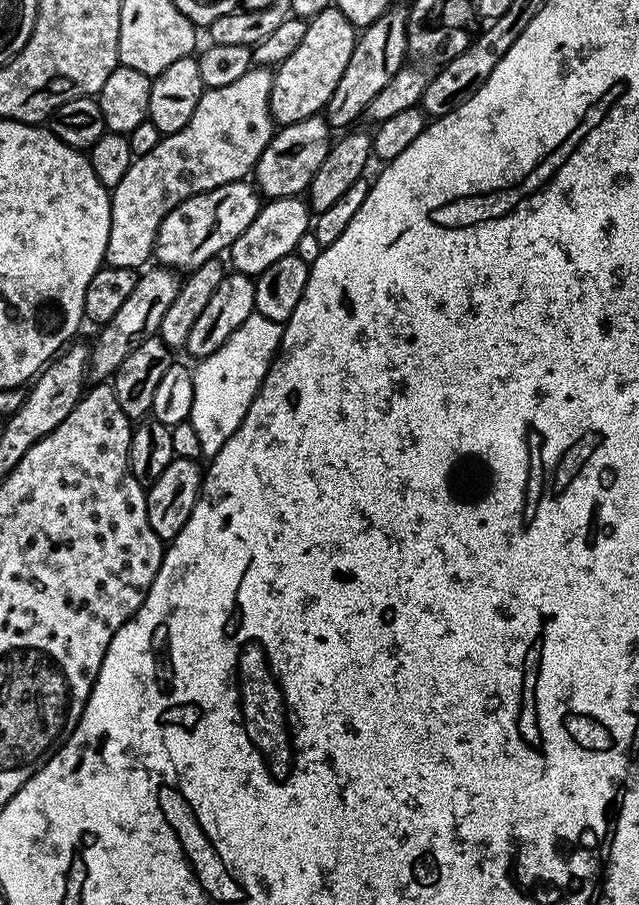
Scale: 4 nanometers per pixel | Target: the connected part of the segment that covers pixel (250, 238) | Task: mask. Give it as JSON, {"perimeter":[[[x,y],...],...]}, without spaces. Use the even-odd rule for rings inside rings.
{"perimeter":[[[295,196],[275,197],[267,201],[228,249],[231,269],[255,278],[280,258],[291,255],[302,234],[310,230],[312,212],[305,199]]]}

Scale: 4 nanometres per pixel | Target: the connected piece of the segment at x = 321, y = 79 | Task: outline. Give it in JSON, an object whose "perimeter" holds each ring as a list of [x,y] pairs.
{"perimeter":[[[335,6],[323,8],[317,16],[311,17],[301,44],[294,49],[294,54],[290,54],[290,58],[278,65],[272,78],[270,110],[277,125],[302,122],[327,107],[350,61],[357,37],[358,29]]]}

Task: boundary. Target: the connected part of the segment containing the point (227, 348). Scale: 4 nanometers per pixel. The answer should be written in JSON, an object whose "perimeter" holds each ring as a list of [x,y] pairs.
{"perimeter":[[[250,315],[237,329],[226,338],[218,350],[201,359],[195,365],[194,406],[190,422],[198,433],[198,442],[202,442],[202,453],[210,458],[226,446],[226,438],[238,430],[242,418],[250,410],[250,402],[258,394],[262,382],[268,373],[268,367],[280,351],[281,325],[275,324],[265,316]]]}

